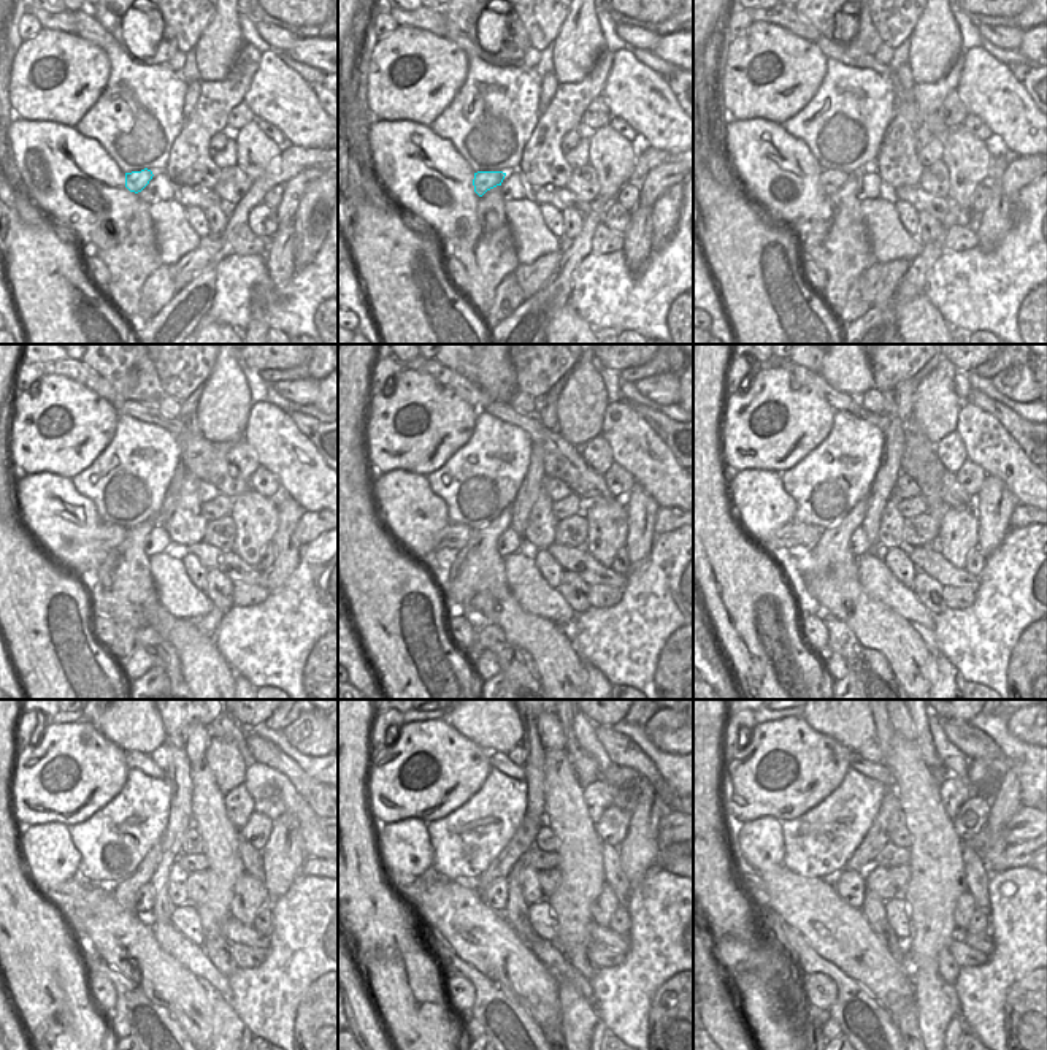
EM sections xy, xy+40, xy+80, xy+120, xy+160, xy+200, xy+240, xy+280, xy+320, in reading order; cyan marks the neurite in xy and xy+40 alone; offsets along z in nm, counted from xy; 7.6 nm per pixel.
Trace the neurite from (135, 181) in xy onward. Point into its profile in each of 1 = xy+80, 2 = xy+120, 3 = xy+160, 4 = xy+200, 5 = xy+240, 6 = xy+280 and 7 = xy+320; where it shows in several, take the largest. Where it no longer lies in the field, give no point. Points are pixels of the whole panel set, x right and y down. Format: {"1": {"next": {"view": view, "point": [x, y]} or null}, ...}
{"1": {"next": {"view": "xy+80", "point": [830, 181]}}, "2": {"next": {"view": "xy+120", "point": [108, 536]}}, "3": {"next": {"view": "xy+160", "point": [454, 535]}}, "4": {"next": {"view": "xy+200", "point": [795, 533]}}, "5": {"next": {"view": "xy+240", "point": [64, 895]}}, "6": {"next": {"view": "xy+280", "point": [406, 893]}}, "7": {"next": {"view": "xy+320", "point": [747, 879]}}}

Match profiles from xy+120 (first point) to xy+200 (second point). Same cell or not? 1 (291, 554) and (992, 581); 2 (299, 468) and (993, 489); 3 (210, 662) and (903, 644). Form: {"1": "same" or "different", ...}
{"1": "different", "2": "different", "3": "same"}

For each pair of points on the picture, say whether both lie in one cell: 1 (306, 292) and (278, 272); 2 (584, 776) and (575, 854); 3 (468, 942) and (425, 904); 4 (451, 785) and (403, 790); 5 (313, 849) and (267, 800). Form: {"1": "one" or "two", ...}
{"1": "two", "2": "two", "3": "one", "4": "one", "5": "one"}

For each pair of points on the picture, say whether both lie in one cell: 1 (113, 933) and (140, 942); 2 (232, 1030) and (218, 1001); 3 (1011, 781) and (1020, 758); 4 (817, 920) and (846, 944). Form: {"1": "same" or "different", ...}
{"1": "same", "2": "same", "3": "different", "4": "same"}

